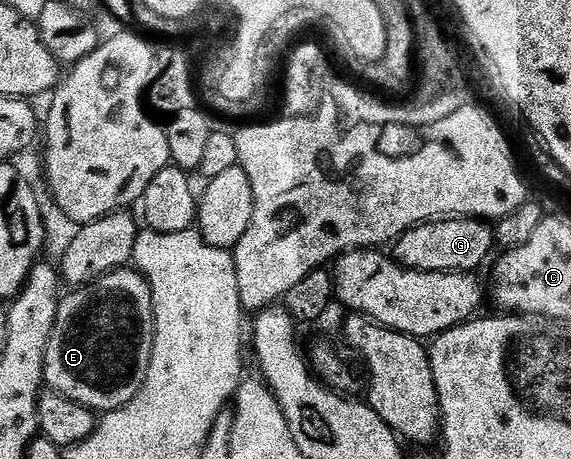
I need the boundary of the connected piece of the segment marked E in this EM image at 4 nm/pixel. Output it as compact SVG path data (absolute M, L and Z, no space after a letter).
M119 269L117 271L110 271L94 283L87 283L85 287L73 288L69 293L71 295L63 294L61 296L54 328L48 341L46 360L44 361L45 386L58 395L63 395L72 401L76 401L80 405L89 407L90 410L95 413L105 413L107 411L120 409L125 403L132 401L132 397L136 397L136 393L148 373L148 365L152 357L152 345L154 344L154 306L152 305L152 291L146 283L146 277L136 269Z

